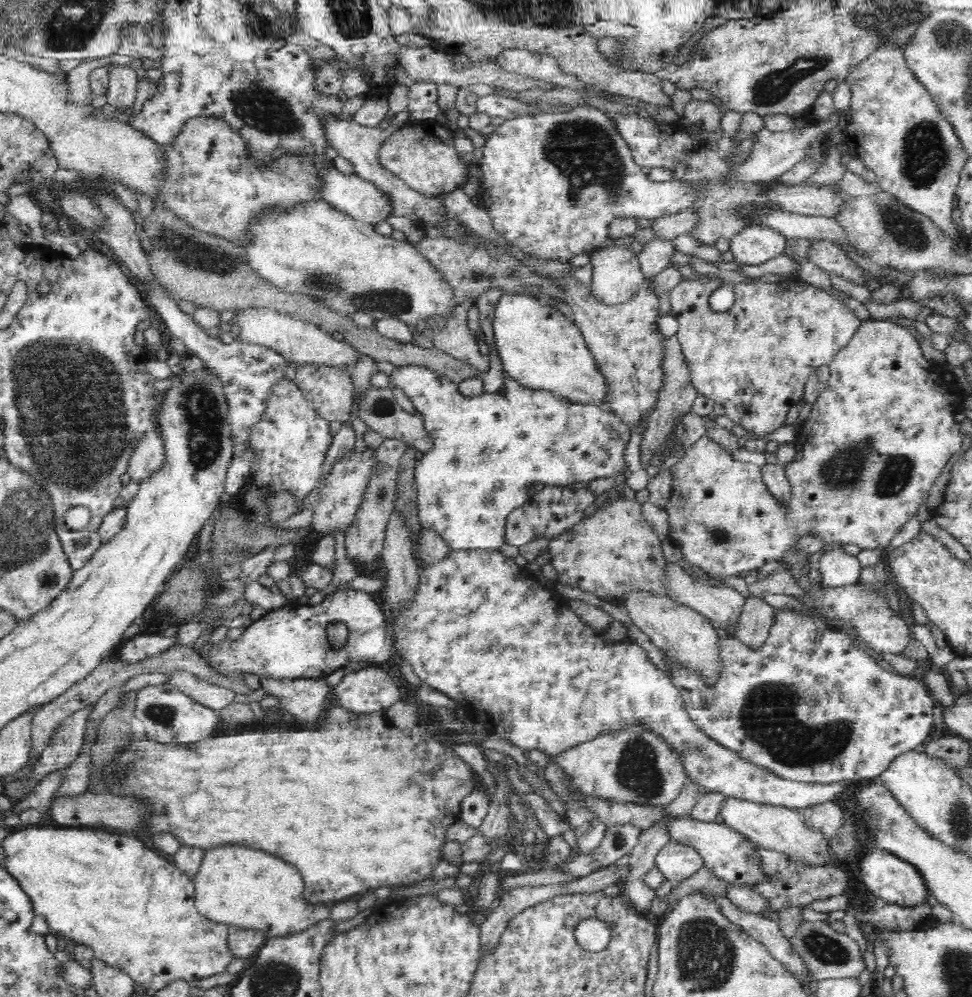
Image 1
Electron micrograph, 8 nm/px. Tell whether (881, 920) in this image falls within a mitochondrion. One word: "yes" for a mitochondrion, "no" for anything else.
no

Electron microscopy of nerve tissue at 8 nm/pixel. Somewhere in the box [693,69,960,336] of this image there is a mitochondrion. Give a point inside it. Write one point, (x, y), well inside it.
(925, 157)

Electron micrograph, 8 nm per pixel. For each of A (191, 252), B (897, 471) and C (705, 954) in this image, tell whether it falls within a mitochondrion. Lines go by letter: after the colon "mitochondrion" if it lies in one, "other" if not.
A: mitochondrion
B: mitochondrion
C: mitochondrion

